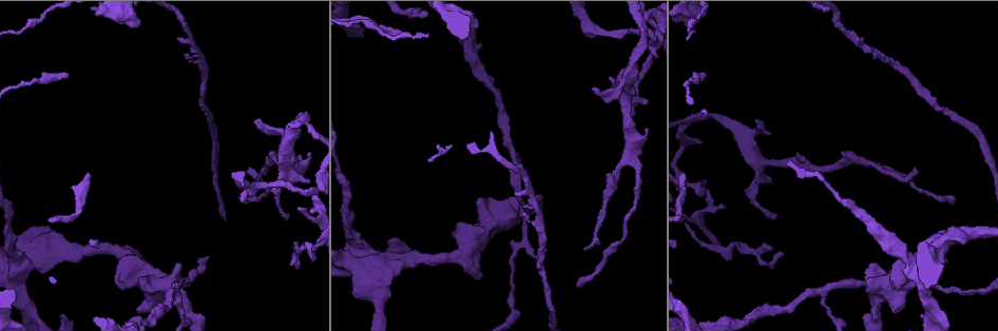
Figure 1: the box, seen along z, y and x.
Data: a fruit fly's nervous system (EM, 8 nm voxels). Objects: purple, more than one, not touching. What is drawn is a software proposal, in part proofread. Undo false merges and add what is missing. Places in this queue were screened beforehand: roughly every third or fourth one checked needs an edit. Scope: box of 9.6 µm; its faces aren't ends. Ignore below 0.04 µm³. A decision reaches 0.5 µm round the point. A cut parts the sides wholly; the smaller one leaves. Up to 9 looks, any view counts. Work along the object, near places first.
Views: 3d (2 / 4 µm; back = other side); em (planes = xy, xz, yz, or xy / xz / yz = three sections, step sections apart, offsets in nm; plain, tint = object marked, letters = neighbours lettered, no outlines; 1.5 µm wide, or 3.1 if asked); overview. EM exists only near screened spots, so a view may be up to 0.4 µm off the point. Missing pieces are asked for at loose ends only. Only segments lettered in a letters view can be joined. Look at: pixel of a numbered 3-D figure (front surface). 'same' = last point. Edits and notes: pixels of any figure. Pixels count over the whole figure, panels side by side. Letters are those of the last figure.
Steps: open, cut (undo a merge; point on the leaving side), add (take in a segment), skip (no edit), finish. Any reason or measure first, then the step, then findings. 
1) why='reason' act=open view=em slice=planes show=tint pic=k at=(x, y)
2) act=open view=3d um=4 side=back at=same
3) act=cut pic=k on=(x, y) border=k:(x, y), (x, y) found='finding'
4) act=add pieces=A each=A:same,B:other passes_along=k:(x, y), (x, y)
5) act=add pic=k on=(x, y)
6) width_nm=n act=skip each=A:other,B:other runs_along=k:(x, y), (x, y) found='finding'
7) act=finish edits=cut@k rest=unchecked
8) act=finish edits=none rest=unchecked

why='free end' act=open view=em slice=planes show=letters pic=1 at=(523, 213)

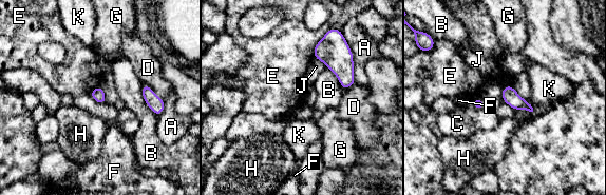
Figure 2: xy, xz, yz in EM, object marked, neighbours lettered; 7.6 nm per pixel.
act=skip each=A:other,B:other,C:other,D:other,E:other,F:other,G:other,H:other,J:other,K:other border=2:(327, 32), (315, 45), (313, 57) found='no lettered segment goes on from it'

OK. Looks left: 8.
why='stops while still wide' act=open view=em slice=yz step=4 show=letters pic=1 at=(474, 22)

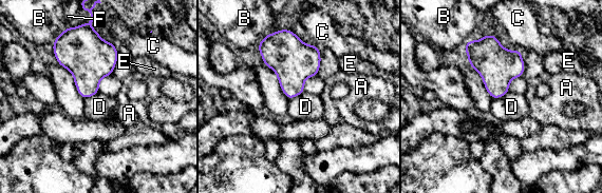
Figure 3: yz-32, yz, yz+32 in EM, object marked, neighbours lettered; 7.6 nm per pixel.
width_nm=300 act=skip each=A:other,B:other,C:other,D:other,E:other,F:other found='none of them fits'

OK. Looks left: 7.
why='an open end' act=open view=3d um=2 side=back pic=1 at=(403, 253)

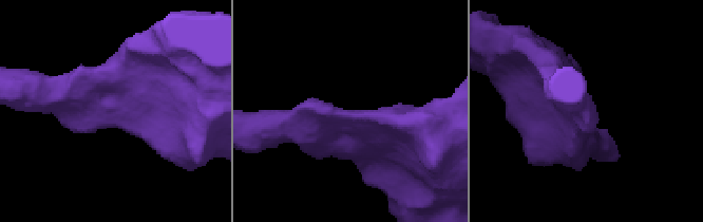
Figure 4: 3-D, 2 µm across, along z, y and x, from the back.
why='need the tissue' act=open view=em slice=planes show=letters pic=4 at=(584, 126)

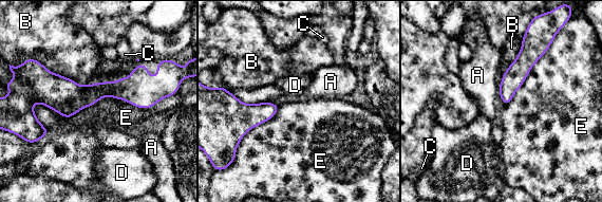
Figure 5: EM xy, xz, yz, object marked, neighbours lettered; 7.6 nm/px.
act=skip each=A:other,B:other,C:other,D:other,E:other border=5:(549, 47), (505, 106) found='no lettered segment goes on from it'

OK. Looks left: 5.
why='an open end' act=open view=3d um=2 pic=1 at=(954, 200)

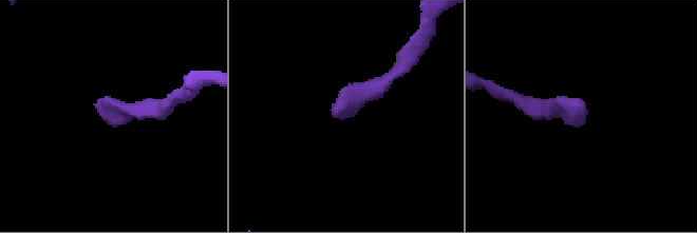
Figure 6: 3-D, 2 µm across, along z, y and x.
act=open view=em slice=planes show=letters pic=6 at=(95, 105)

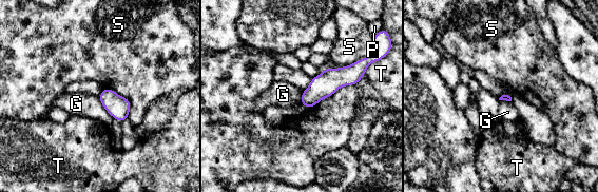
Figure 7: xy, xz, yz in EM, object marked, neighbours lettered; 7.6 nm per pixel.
act=skip each=G:other,P:other,S:other,T:other border=7:(97, 97), (102, 107), (120, 122) found='no lettered segment goes on from it'

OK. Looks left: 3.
act=finish edits=none rest=unchecked

